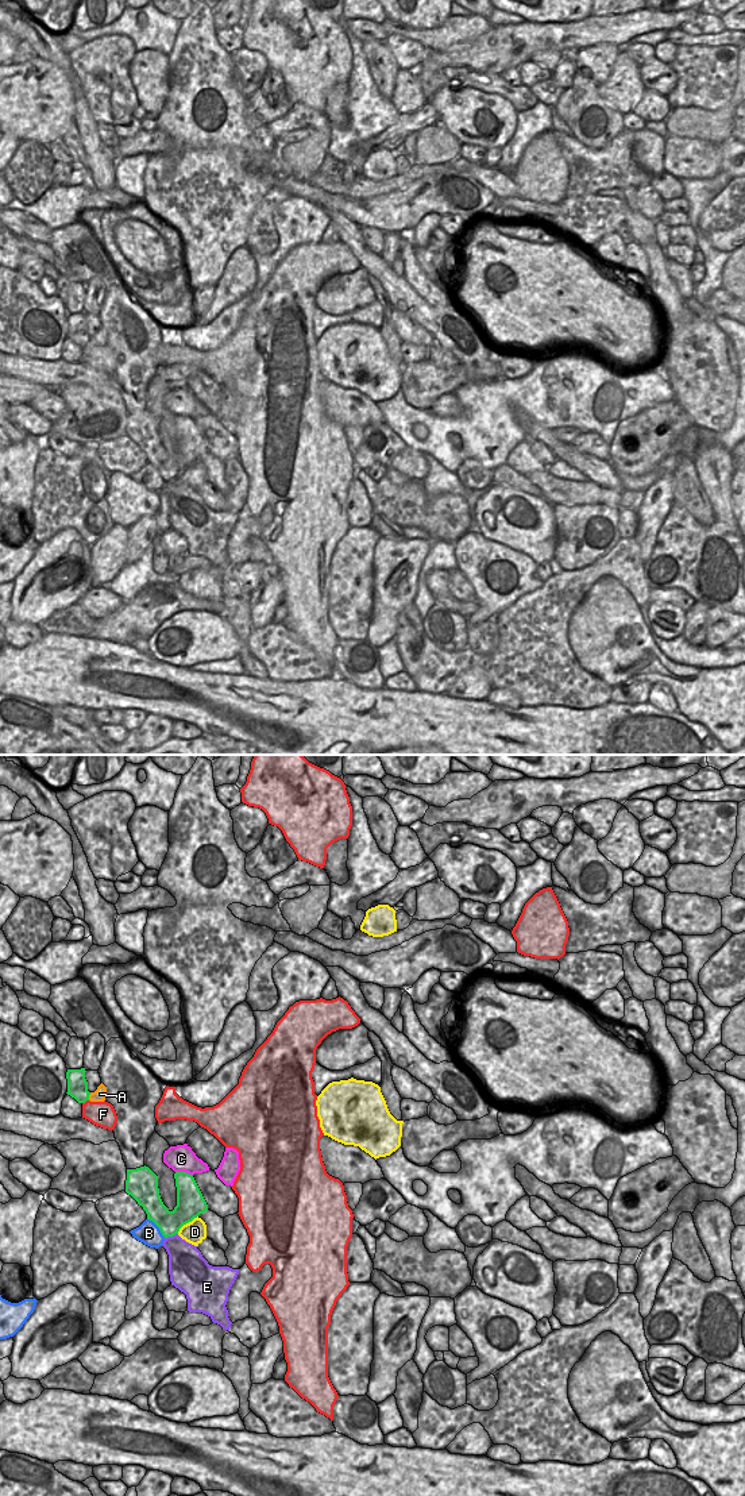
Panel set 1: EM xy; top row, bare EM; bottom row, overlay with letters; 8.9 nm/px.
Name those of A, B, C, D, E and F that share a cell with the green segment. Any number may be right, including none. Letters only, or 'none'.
none

